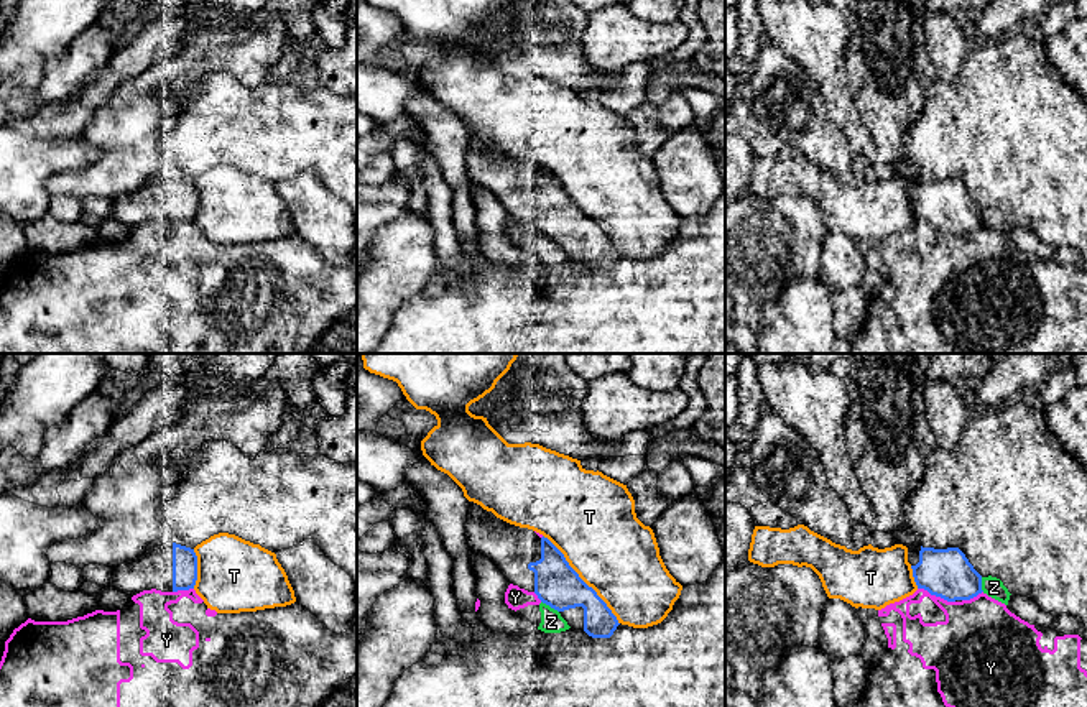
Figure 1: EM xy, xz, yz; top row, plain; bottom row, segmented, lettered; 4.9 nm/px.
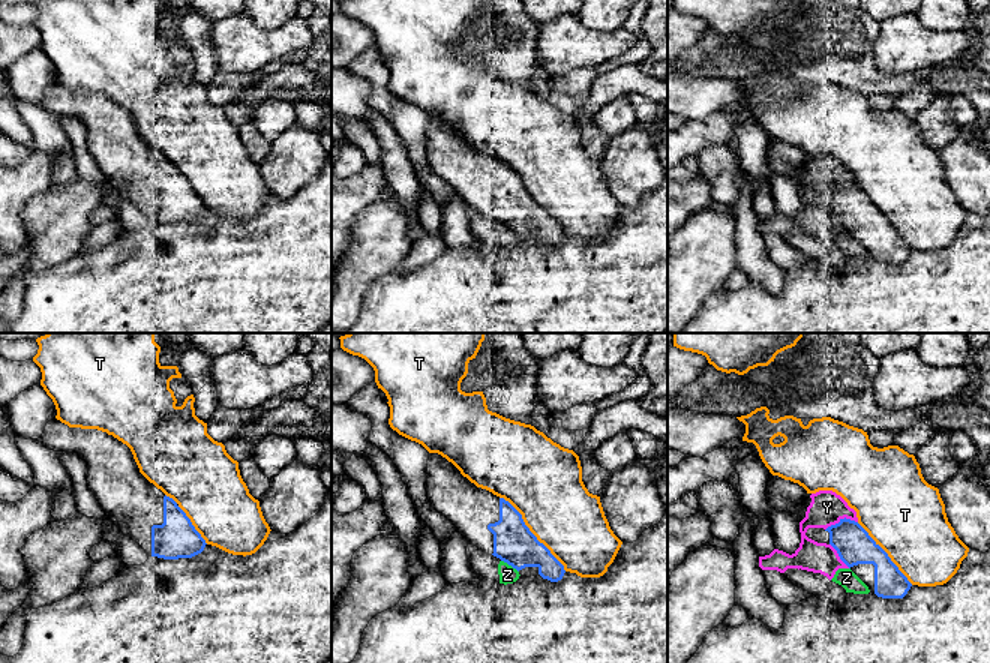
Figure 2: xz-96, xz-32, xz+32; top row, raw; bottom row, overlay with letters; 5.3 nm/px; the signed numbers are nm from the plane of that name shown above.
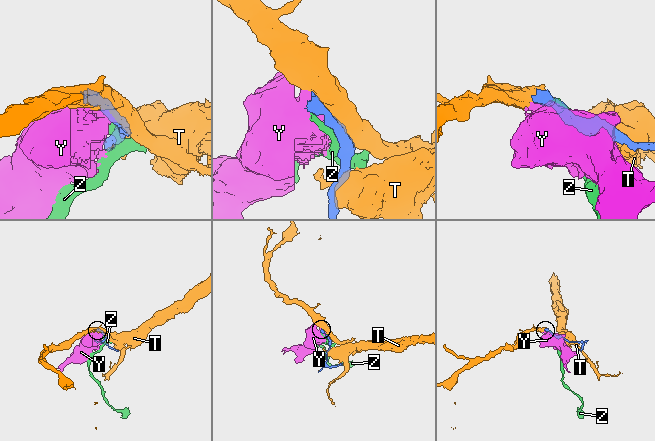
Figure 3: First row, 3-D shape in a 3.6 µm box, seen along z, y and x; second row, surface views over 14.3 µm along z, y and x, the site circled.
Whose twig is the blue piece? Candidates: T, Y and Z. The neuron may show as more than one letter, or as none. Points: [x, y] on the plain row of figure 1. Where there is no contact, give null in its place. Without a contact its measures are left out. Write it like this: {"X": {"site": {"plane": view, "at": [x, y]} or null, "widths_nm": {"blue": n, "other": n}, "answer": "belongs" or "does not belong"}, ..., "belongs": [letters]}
{"T": {"site": {"plane": "xz", "at": [581, 211]}, "widths_nm": {"blue": 220, "other": 400}, "answer": "does not belong"}, "Y": {"site": {"plane": "yz", "at": [936, 227]}, "widths_nm": {"blue": 240, "other": 300}, "answer": "does not belong"}, "Z": {"site": {"plane": "xz", "at": [550, 237]}, "widths_nm": {"blue": 220, "other": 110}, "answer": "does not belong"}, "belongs": []}

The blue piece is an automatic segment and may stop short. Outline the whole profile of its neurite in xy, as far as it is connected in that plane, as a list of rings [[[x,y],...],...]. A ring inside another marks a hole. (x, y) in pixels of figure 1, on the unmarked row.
[[[166,174],[158,183],[113,199],[110,217],[133,229],[143,222],[178,224],[194,220],[197,187],[194,181]]]

